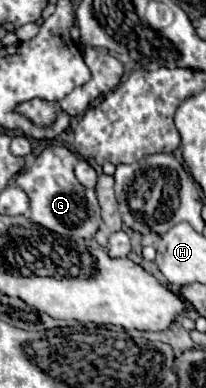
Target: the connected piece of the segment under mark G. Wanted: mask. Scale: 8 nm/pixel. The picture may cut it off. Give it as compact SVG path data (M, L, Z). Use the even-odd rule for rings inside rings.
M48 146L36 156L28 170L16 174L16 184L28 194L30 200L30 222L40 224L62 236L92 238L100 224L100 206L94 194L90 194L74 176L74 166L78 158L64 146Z

